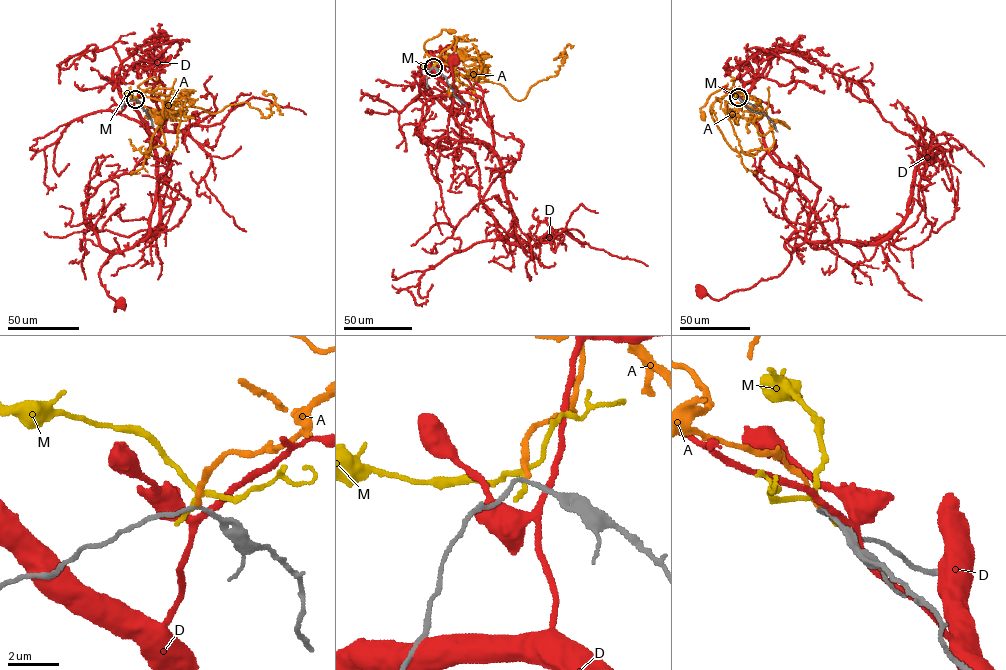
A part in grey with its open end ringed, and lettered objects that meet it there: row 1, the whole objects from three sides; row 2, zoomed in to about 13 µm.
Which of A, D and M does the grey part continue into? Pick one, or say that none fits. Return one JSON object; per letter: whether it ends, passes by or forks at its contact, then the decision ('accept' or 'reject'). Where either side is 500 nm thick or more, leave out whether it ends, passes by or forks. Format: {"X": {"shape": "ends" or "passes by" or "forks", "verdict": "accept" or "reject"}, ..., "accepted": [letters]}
{"A": {"shape": "ends", "verdict": "accept"}, "D": {"shape": "passes by", "verdict": "reject"}, "M": {"shape": "forks", "verdict": "reject"}, "accepted": ["A"]}

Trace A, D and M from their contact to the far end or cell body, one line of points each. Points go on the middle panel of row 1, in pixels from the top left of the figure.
A: (433, 67), (436, 58), (427, 53), (424, 43), (443, 29), (451, 31)
D: (434, 68), (444, 83), (481, 99), (491, 124), (492, 148), (475, 139), (446, 141), (455, 88), (453, 61)
M: (433, 67), (421, 67)

